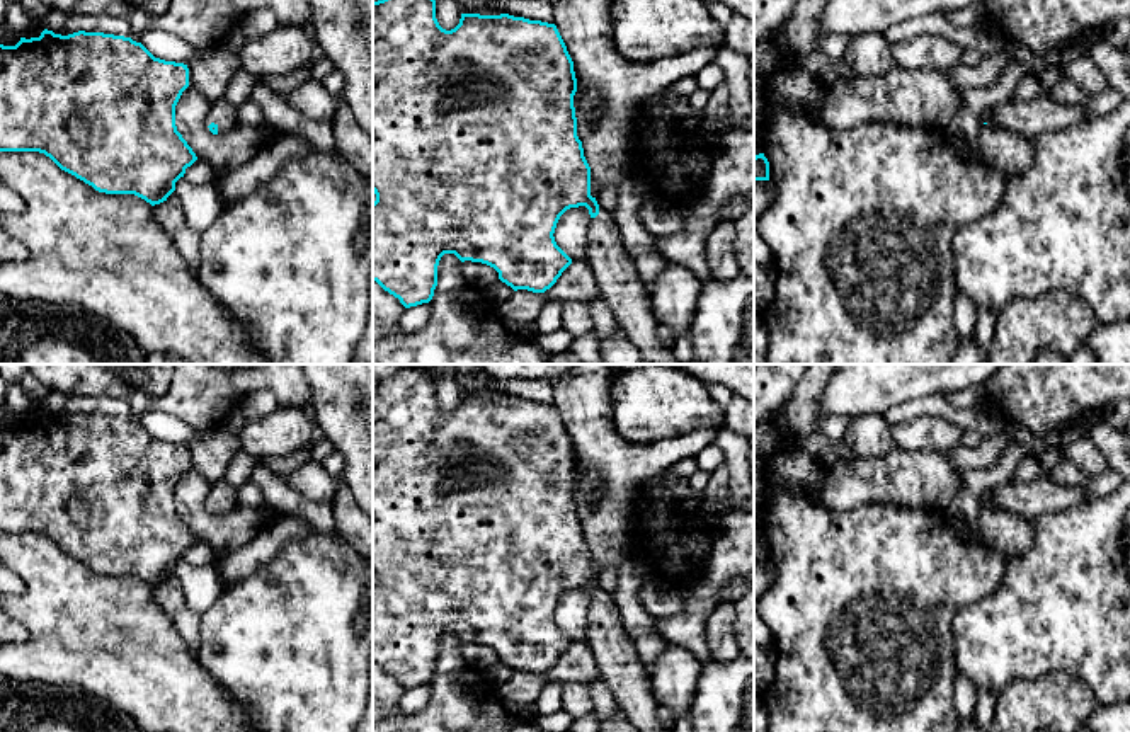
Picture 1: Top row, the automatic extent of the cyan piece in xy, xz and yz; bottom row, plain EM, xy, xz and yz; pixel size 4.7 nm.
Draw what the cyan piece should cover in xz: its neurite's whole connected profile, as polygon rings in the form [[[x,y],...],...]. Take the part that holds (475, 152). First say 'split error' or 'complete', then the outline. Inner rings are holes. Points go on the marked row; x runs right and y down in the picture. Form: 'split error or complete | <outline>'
split error | [[[378,0],[373,2],[373,281],[400,300],[405,308],[429,303],[437,286],[437,266],[444,254],[454,254],[461,262],[482,262],[499,272],[499,279],[514,291],[528,289],[545,293],[572,259],[556,245],[555,228],[560,216],[570,209],[585,206],[591,214],[587,232],[587,262],[596,276],[601,296],[611,306],[618,327],[640,349],[643,364],[679,364],[672,349],[664,347],[657,339],[659,322],[652,312],[650,296],[638,276],[635,262],[626,250],[621,232],[609,211],[601,208],[591,196],[591,167],[584,157],[582,141],[577,136],[577,117],[574,95],[577,78],[574,61],[555,24],[514,17],[509,14],[480,15],[461,14],[459,24],[446,31],[436,19],[436,0]]]

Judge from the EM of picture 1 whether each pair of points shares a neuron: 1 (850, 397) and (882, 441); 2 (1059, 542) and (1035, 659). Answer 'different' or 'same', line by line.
1: different
2: same

